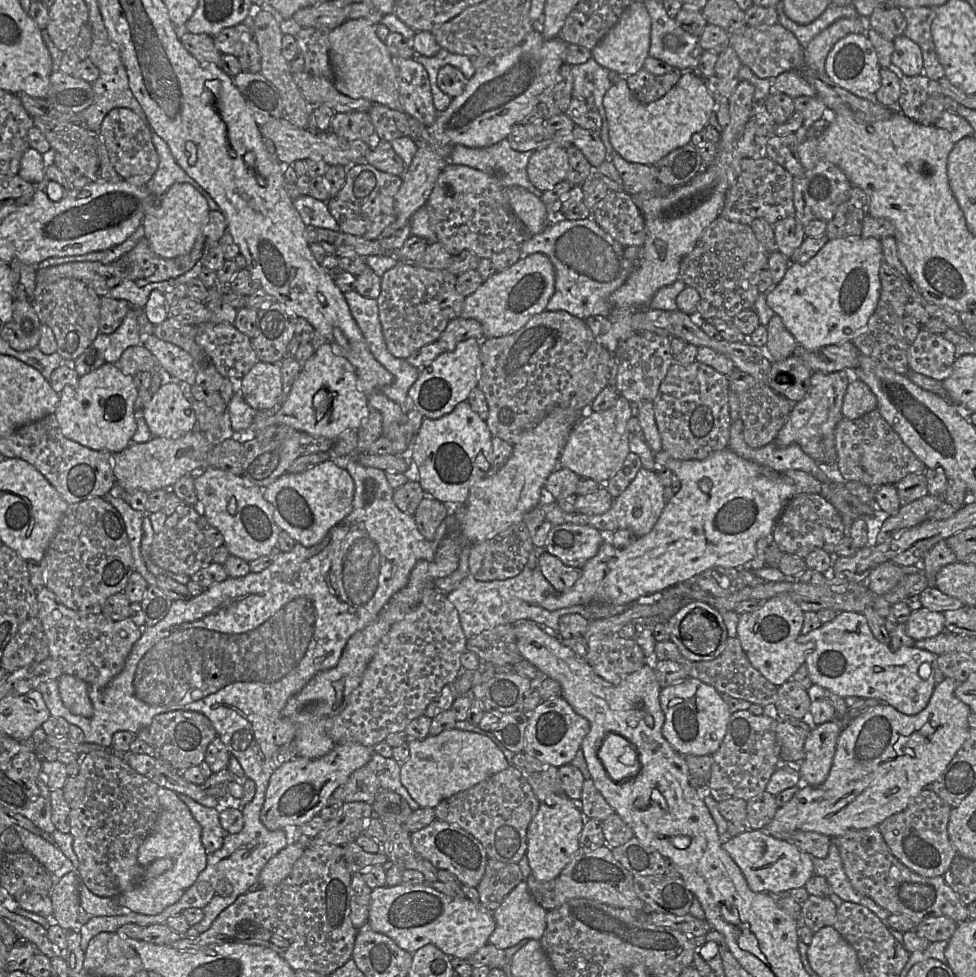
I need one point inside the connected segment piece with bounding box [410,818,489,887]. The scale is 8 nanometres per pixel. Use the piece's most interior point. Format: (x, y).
(447, 846)

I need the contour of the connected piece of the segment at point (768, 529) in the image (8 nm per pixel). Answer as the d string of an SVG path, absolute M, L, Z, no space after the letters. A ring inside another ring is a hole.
M729 448L719 450L703 460L677 460L670 457L665 451L661 450L654 453L654 460L657 466L663 466L671 470L672 473L675 473L681 482L681 486L680 490L669 501L666 502L666 505L653 529L644 536L636 537L631 544L624 548L615 548L609 541L609 537L607 537L606 540L601 544L597 554L589 559L580 569L580 577L575 582L573 587L565 592L557 592L555 594L547 595L539 604L542 608L549 611L554 611L576 605L588 605L591 603L603 603L609 605L636 603L639 598L656 597L662 591L679 583L694 579L694 577L712 567L721 566L725 568L736 568L740 571L743 569L744 564L753 560L756 556L757 541L763 537L772 536L775 523L783 511L786 503L791 498L798 495L796 493L794 484L785 475L781 475L770 467L762 466L753 461L746 460L738 456Z

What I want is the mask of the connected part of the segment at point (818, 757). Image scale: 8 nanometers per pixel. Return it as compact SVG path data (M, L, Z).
M848 711L843 717L836 717L831 721L814 726L805 740L805 757L801 762L799 769L800 782L802 785L819 786L827 779L833 758L836 752L838 737L845 727L847 727L855 718L848 716Z

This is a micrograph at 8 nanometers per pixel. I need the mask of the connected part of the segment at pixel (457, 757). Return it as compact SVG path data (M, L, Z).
M457 728L423 739L410 739L408 745L410 755L401 764L400 780L421 807L435 808L442 800L473 787L511 765L492 739Z

